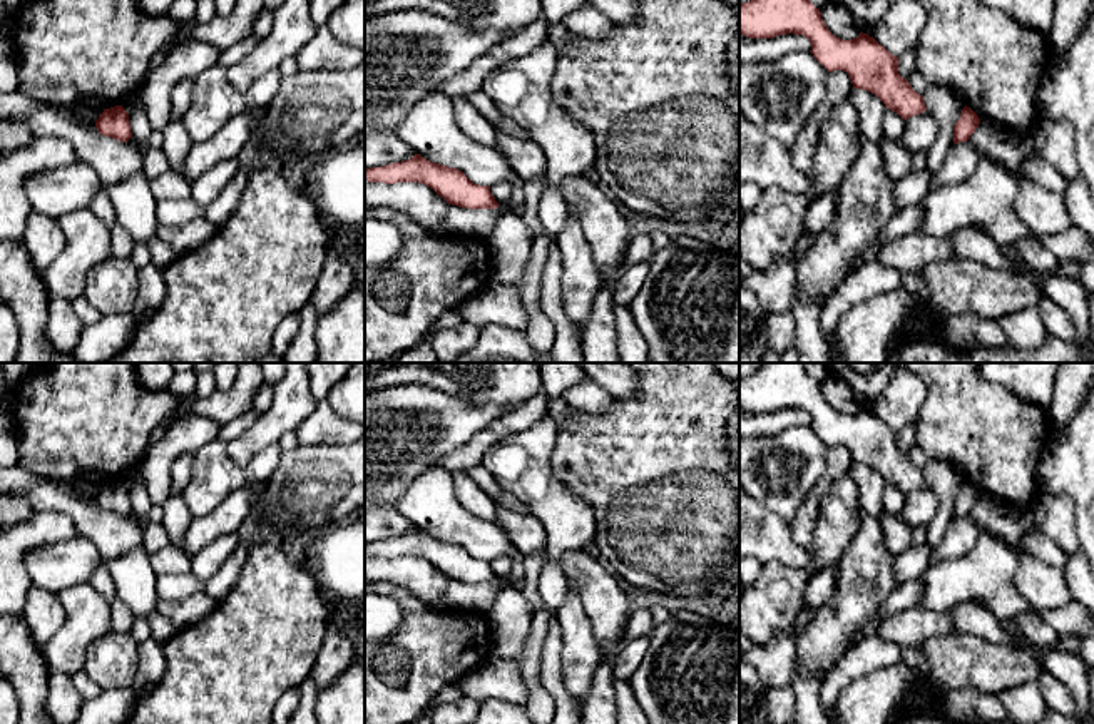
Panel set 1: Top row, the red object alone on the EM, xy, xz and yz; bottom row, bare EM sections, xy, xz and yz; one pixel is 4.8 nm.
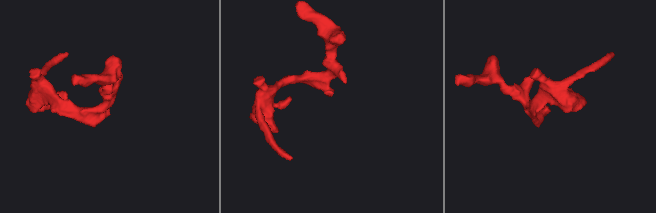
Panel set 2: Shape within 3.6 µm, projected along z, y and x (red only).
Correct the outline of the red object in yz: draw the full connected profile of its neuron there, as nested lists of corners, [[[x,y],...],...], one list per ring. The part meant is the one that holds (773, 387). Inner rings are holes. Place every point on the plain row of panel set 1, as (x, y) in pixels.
[[[764,363],[741,378],[739,408],[749,413],[805,410],[811,418],[810,426],[828,446],[846,446],[853,463],[875,468],[903,495],[927,485],[923,472],[898,448],[898,431],[863,406],[851,415],[835,411],[805,363]]]

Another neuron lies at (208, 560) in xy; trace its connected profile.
[[[227,533],[204,548],[201,548],[194,557],[192,557],[192,568],[191,572],[199,579],[199,580],[209,580],[214,577],[214,574],[221,568],[221,565],[229,558],[233,550],[236,548],[239,542],[238,533]]]

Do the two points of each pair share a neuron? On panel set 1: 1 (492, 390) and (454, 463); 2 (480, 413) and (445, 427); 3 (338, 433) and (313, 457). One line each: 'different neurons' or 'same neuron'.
1: different neurons
2: same neuron
3: different neurons

